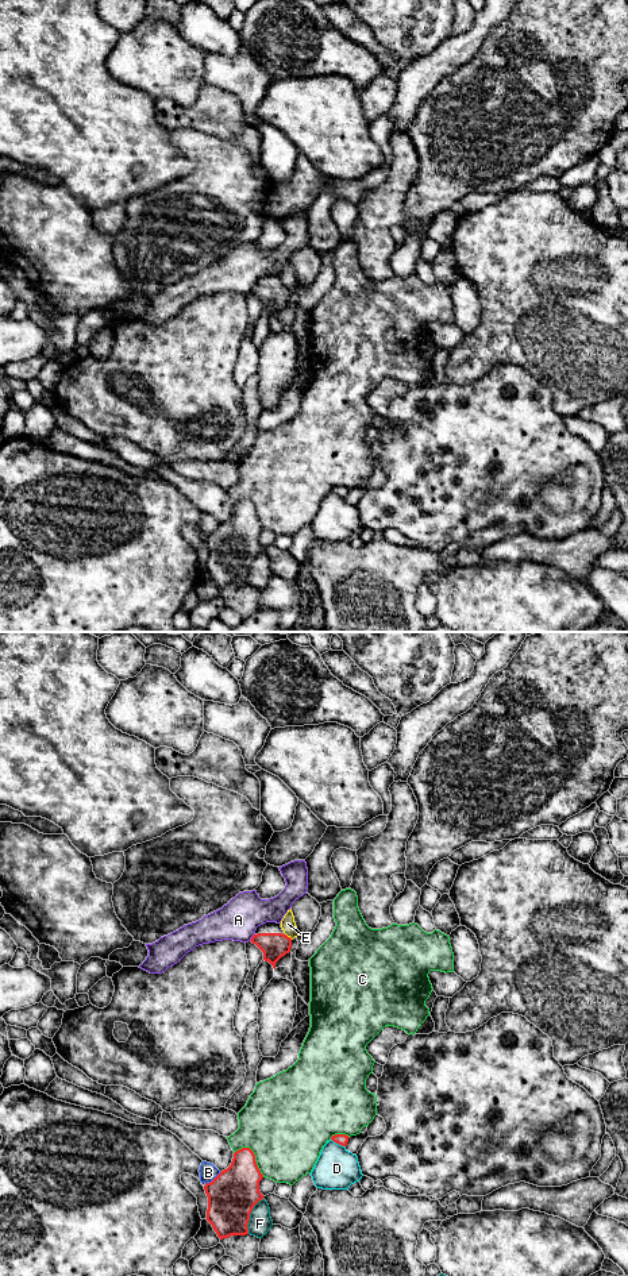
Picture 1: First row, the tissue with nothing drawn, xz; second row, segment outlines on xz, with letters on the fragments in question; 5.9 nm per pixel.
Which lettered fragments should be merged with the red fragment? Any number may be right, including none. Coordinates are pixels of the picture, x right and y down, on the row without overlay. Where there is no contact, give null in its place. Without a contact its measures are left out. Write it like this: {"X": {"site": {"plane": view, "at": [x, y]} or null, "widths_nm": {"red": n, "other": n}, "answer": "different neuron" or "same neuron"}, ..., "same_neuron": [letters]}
{"A": {"site": {"plane": "xz", "at": [251, 289]}, "widths_nm": {"red": 160, "other": 240}, "answer": "different neuron"}, "B": {"site": {"plane": "xz", "at": [214, 531]}, "widths_nm": {"red": 300, "other": 100}, "answer": "different neuron"}, "C": {"site": {"plane": "xz", "at": [254, 507]}, "widths_nm": {"red": 280, "other": 480}, "answer": "different neuron"}, "D": {"site": {"plane": "xz", "at": [338, 494]}, "widths_nm": {"red": 70, "other": 260}, "answer": "different neuron"}, "E": {"site": {"plane": "xz", "at": [289, 289]}, "widths_nm": {"red": 160, "other": 90}, "answer": "different neuron"}, "F": {"site": {"plane": "xz", "at": [249, 567]}, "widths_nm": {"red": 300, "other": 140}, "answer": "different neuron"}, "same_neuron": []}

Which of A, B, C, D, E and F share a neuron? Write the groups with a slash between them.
A / B / C / D / E / F

